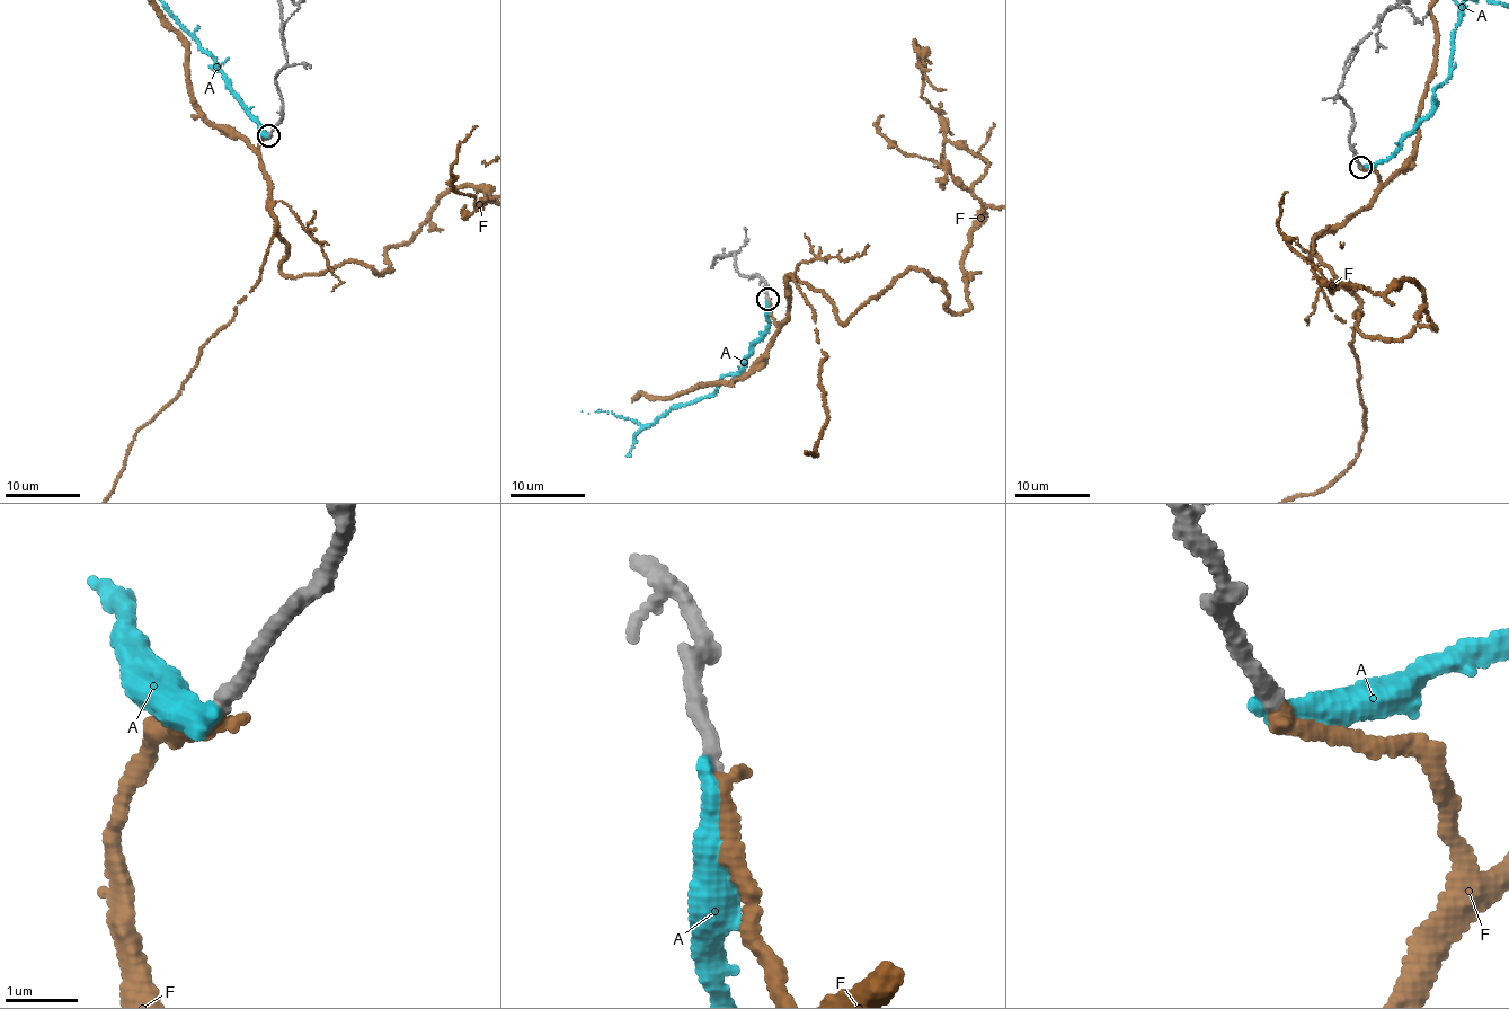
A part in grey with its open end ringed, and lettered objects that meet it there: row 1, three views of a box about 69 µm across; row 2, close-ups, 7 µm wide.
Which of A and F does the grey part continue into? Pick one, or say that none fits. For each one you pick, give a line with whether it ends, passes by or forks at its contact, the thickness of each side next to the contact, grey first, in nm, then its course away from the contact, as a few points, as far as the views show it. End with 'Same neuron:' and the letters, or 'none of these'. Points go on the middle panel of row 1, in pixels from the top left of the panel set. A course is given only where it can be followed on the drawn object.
F: It ends there. Thickness 200 nm (grey) against 240 nm
Same neuron: F

